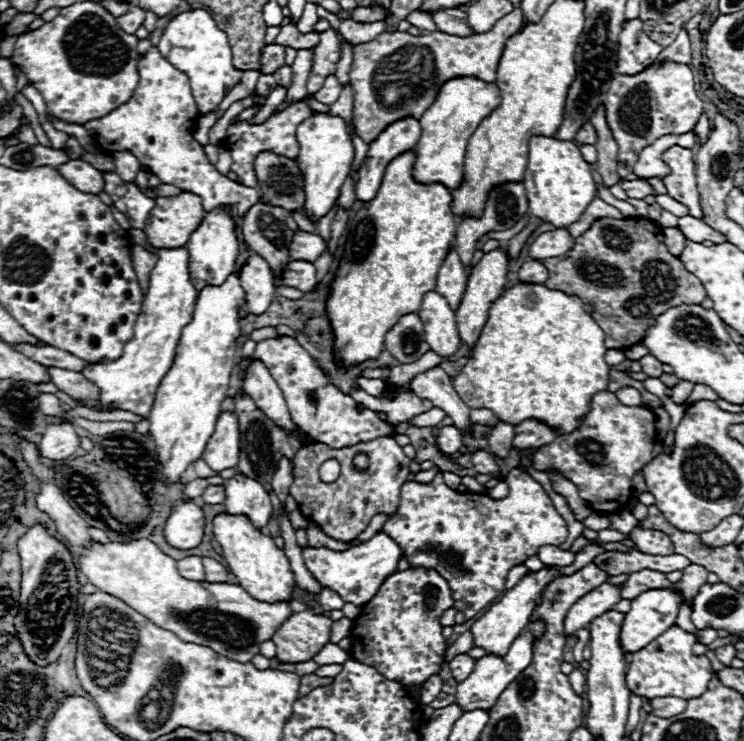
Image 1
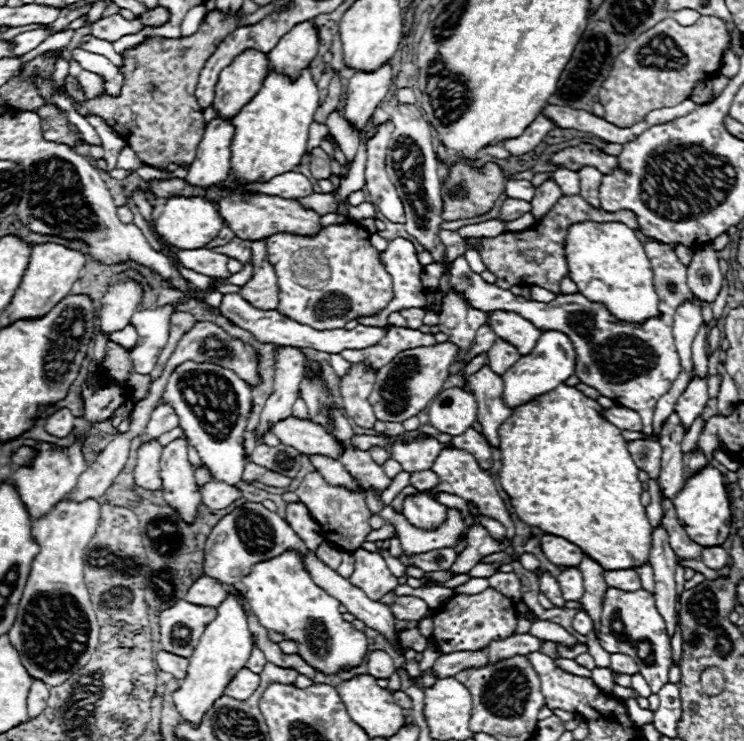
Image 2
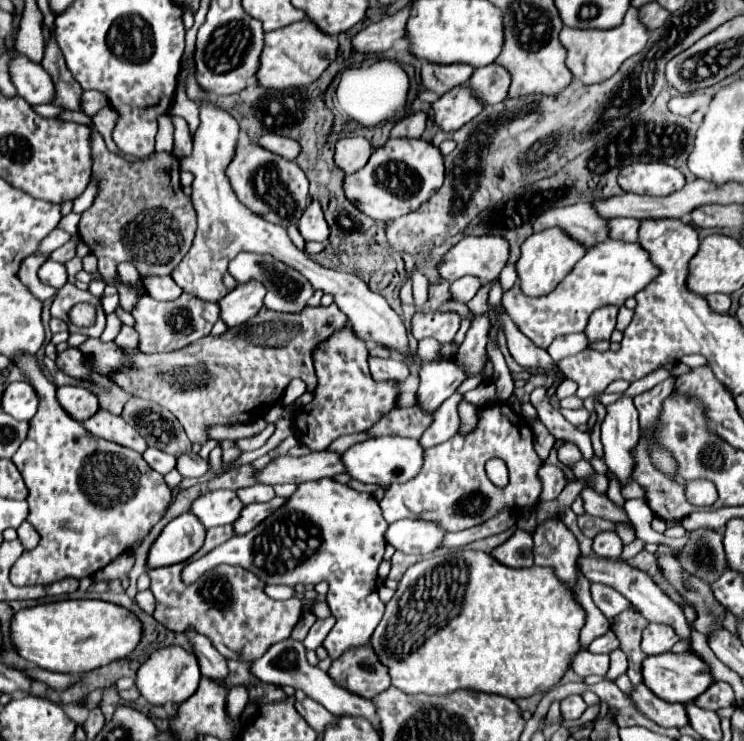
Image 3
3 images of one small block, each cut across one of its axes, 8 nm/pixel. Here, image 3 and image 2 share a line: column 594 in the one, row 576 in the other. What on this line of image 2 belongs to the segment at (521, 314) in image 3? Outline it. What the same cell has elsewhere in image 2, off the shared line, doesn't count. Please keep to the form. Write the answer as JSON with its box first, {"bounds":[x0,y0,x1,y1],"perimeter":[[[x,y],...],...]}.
{"bounds":[242,550,368,674],"perimeter":[[[294,550],[280,554],[276,562],[254,564],[248,576],[244,576],[242,586],[260,624],[272,632],[284,634],[288,640],[296,640],[300,644],[298,654],[316,670],[330,674],[342,666],[354,668],[364,660],[368,652],[366,636],[354,630],[350,622],[342,620],[342,612],[338,610],[340,602],[312,582]]]}

